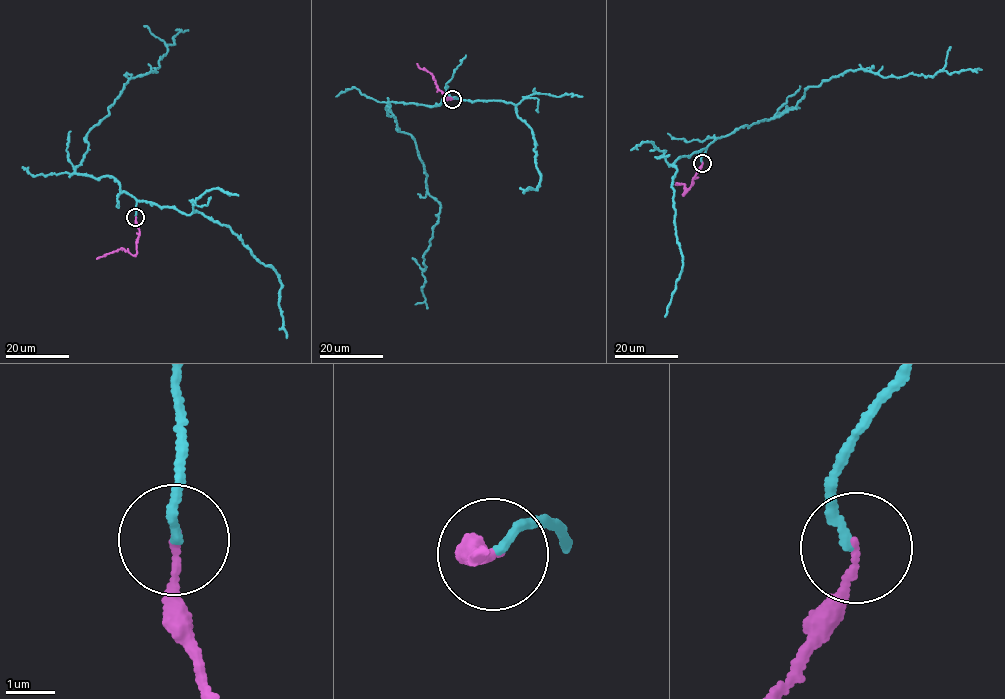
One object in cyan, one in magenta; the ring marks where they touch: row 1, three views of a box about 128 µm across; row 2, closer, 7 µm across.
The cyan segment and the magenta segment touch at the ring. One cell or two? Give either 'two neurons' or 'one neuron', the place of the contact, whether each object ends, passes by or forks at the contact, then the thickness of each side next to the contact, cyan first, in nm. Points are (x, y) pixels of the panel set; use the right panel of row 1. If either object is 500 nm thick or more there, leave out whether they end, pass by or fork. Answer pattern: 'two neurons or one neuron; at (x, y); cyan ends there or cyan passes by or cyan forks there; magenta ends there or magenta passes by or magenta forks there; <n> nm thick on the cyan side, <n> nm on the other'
two neurons; at (702, 163); cyan ends there; magenta ends there; 160 nm thick on the cyan side, 130 nm on the other

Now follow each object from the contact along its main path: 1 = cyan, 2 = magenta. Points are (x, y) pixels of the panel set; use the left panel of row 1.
1: (136, 217), (134, 197), (113, 177), (72, 173), (86, 134), (131, 78), (157, 72), (182, 31), (175, 29)
2: (136, 217), (139, 232), (136, 253), (121, 248), (97, 258)

